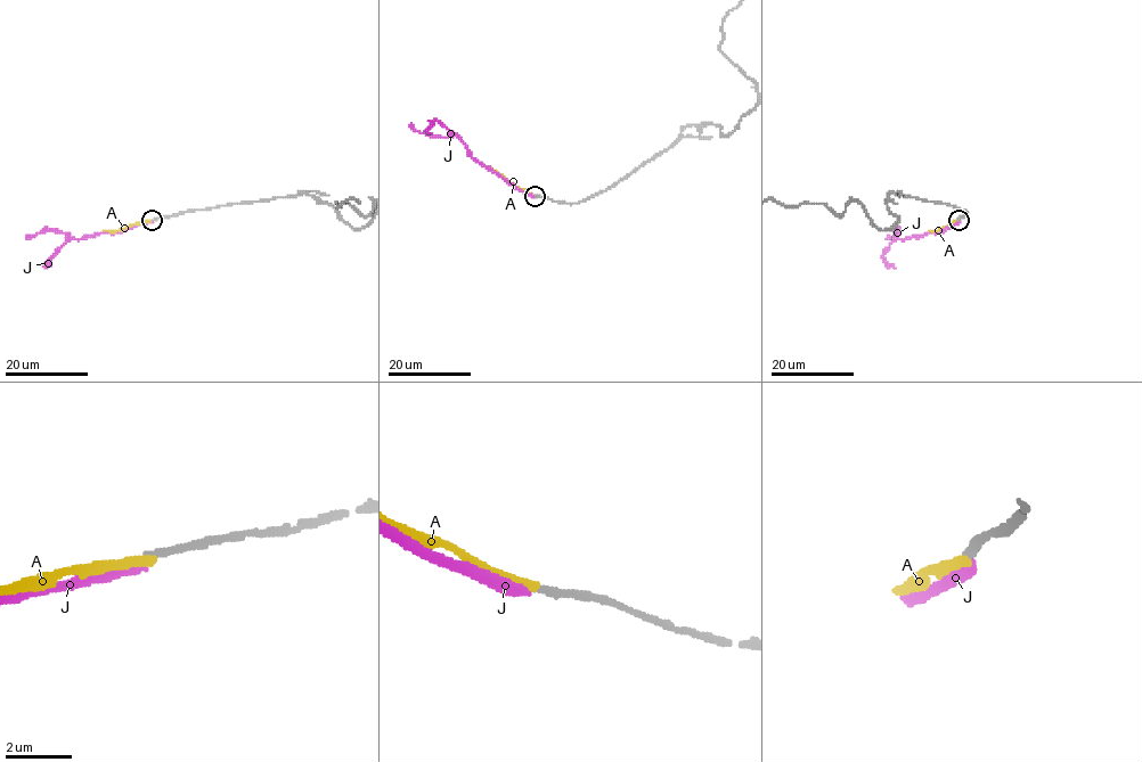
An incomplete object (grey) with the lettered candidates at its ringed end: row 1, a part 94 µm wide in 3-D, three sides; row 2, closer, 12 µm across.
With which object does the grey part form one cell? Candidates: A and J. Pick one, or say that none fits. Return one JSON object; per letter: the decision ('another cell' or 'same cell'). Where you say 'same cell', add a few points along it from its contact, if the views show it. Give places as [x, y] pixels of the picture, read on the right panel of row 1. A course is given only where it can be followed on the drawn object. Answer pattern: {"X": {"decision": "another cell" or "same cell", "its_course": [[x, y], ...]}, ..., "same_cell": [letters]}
{"A": {"decision": "another cell"}, "J": {"decision": "another cell"}, "same_cell": []}

